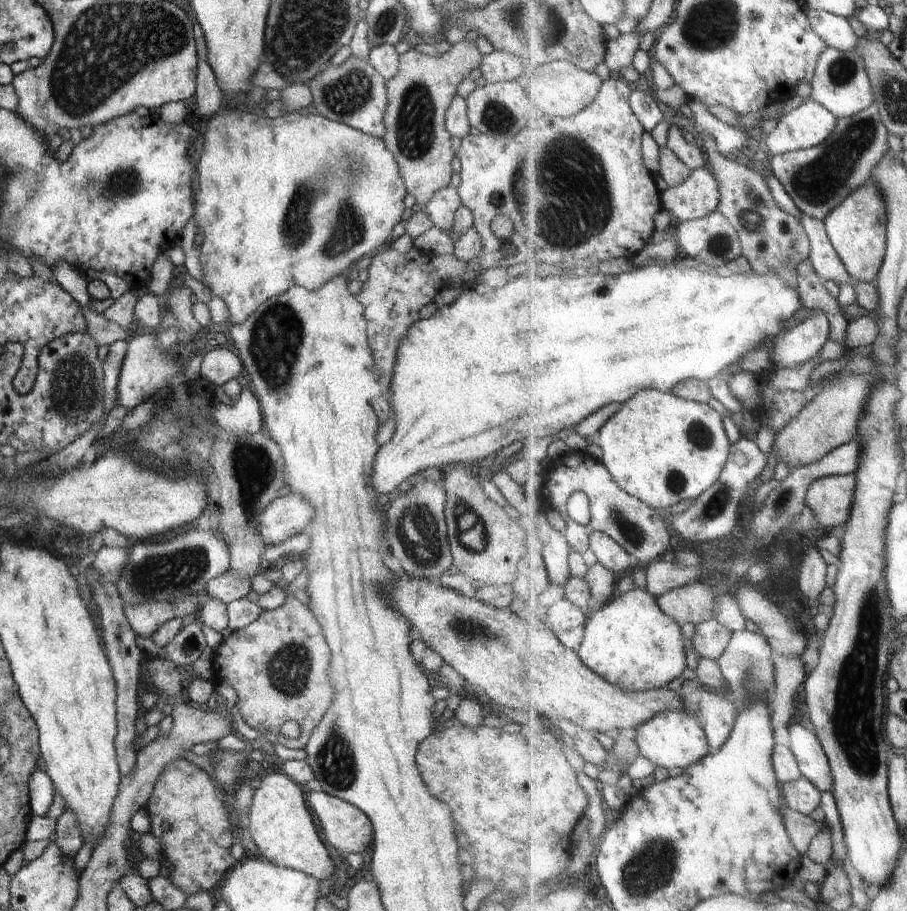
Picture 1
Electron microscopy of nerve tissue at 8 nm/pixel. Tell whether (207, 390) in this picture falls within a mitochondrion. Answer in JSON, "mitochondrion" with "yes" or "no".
{"mitochondrion":"no"}

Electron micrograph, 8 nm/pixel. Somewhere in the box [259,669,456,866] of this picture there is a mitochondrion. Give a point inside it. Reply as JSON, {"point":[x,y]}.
{"point":[335,762]}

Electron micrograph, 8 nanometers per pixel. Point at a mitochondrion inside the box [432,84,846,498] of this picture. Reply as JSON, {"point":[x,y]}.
{"point":[586,207]}

